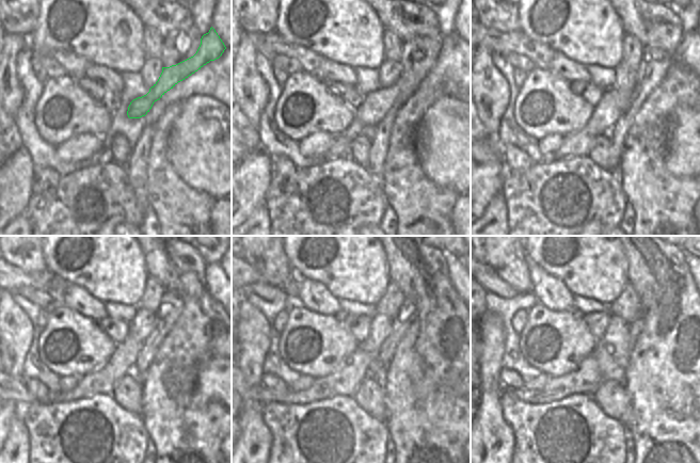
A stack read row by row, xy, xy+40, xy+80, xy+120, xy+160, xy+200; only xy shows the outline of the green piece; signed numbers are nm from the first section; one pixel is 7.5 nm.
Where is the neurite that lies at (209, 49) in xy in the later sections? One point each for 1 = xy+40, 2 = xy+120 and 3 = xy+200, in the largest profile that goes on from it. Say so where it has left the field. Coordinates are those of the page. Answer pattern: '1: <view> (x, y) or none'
1: xy+40 (374, 107)
2: xy+120 (122, 362)
3: xy+200 (586, 378)

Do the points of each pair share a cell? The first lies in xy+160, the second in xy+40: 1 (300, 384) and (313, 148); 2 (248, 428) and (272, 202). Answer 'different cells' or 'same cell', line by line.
1: same cell
2: different cells

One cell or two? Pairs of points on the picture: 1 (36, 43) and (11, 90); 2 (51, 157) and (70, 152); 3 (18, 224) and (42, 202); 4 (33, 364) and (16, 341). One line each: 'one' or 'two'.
1: two
2: two
3: two
4: two

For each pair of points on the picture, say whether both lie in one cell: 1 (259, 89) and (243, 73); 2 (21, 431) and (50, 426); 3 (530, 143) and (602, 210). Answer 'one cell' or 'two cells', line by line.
1: one cell
2: two cells
3: two cells

